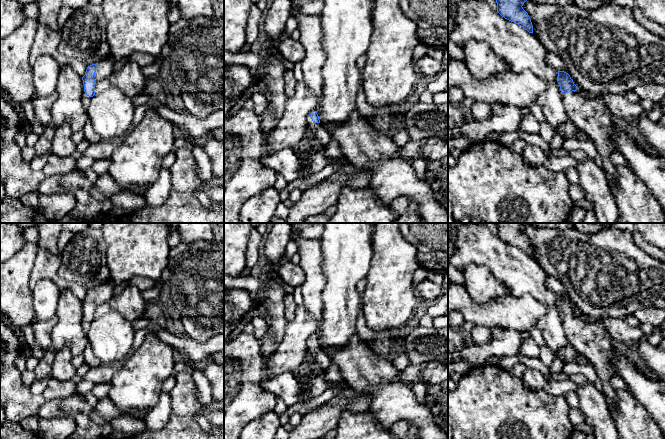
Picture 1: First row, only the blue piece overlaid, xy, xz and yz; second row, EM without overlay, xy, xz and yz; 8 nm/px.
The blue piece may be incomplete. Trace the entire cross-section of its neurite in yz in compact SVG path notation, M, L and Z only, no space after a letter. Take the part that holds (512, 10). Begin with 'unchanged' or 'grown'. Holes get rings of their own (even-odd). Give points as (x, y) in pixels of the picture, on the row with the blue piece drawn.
unchanged; M496 0L497 12L505 19L518 24L529 33L533 33L533 25L528 13L523 9L527 0Z

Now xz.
grown; M312 111L307 118L307 139L314 148L324 148L332 139L330 132L325 129L319 120L317 111Z

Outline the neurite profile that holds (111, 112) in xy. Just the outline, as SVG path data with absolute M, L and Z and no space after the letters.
M116 87L91 97L87 114L102 140L127 134L134 117L132 99Z

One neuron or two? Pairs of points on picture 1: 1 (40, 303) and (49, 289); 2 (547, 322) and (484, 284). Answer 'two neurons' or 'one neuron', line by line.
1: one neuron
2: two neurons

